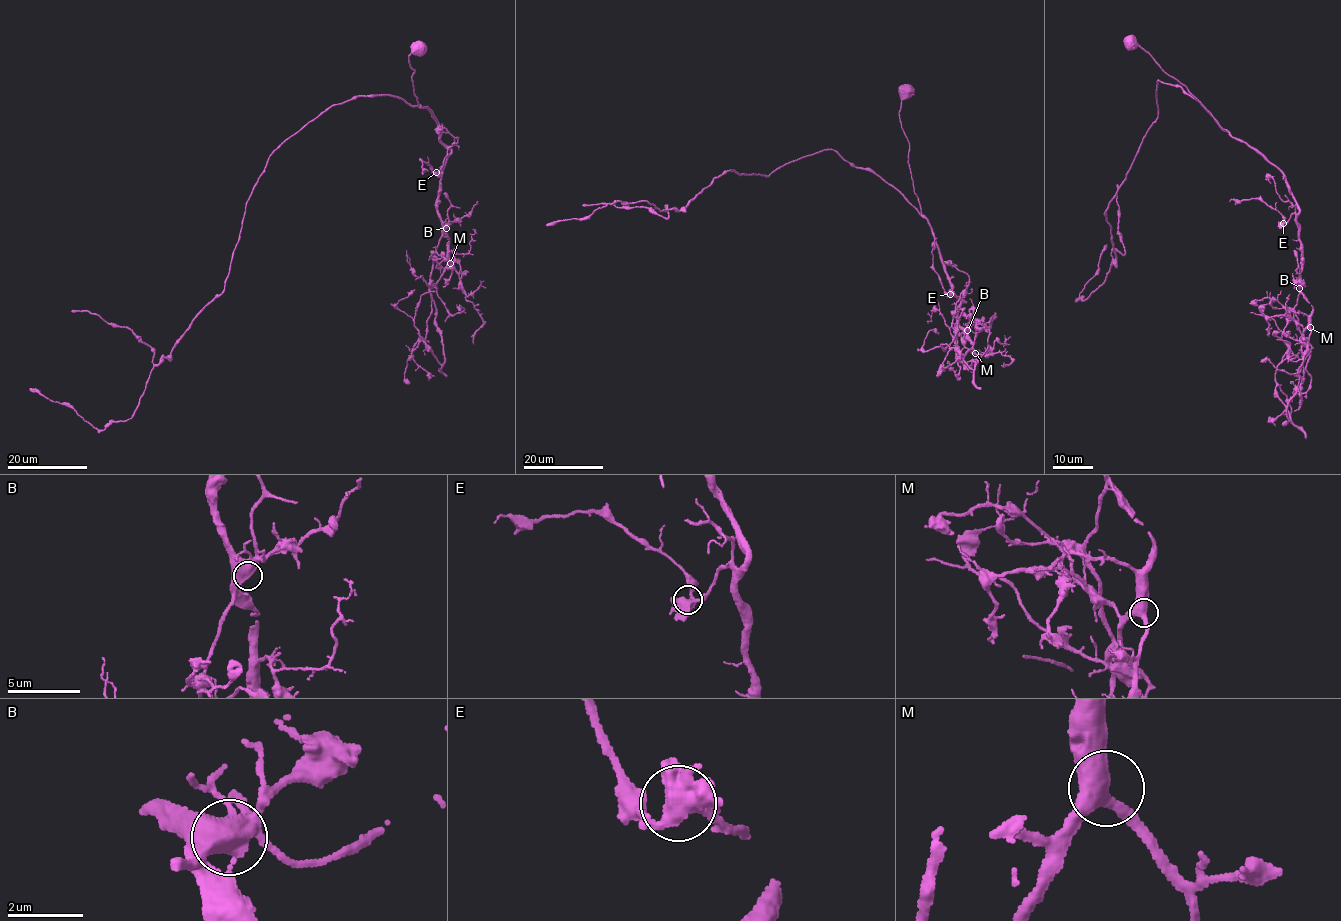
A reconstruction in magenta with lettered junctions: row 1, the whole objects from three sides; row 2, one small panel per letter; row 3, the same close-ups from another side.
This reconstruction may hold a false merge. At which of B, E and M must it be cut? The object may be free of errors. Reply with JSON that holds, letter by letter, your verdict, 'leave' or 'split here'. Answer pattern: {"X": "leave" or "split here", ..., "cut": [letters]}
{"B": "split here", "E": "leave", "M": "leave", "cut": ["B"]}

